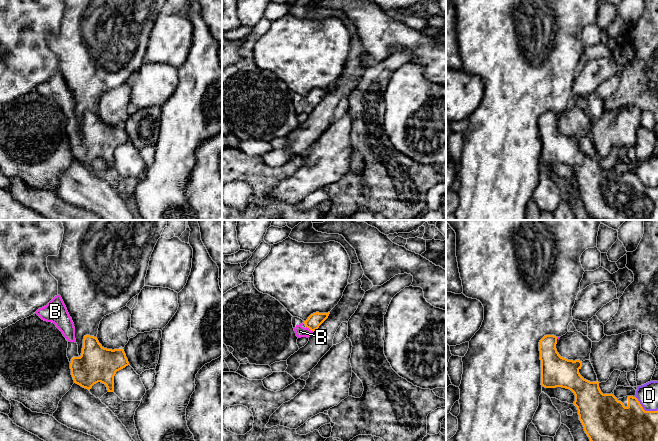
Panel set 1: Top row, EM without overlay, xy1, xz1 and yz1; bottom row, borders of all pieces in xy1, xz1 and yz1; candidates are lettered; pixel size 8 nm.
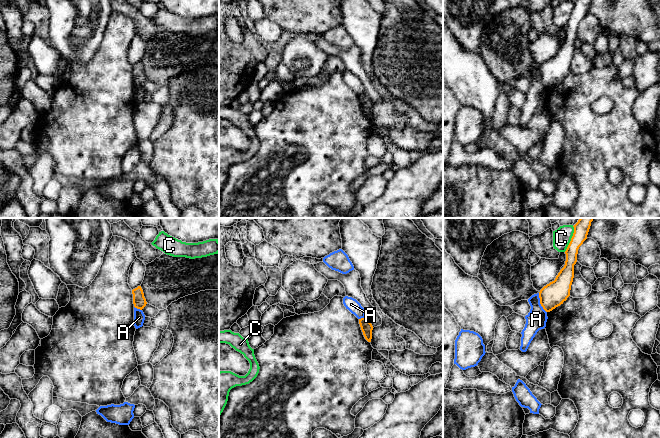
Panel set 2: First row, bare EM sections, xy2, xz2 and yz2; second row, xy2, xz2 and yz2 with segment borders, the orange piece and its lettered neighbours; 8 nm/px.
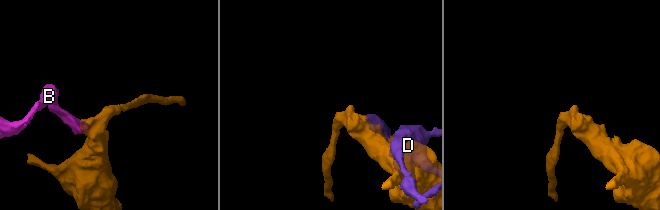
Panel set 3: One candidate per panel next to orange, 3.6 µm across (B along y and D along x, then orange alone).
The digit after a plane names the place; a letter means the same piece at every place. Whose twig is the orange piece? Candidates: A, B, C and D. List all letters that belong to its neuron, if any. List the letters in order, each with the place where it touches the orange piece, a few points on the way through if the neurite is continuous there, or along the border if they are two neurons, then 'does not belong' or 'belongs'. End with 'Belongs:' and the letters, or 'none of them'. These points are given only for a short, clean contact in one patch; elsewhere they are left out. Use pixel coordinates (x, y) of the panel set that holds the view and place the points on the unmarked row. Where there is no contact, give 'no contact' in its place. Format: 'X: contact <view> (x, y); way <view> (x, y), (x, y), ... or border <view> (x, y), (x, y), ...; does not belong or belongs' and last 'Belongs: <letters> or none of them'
A: contact yz2 (540, 79); border yz2 (538, 69), (540, 81), (546, 88); does not belong
B: contact xz1 (310, 105); way xz1 (313, 98), (310, 105), (300, 107); belongs
C: contact yz2 (571, 15); border yz2 (573, 2), (573, 11), (564, 27); does not belong
D: contact yz1 (643, 185); does not belong
Belongs: B

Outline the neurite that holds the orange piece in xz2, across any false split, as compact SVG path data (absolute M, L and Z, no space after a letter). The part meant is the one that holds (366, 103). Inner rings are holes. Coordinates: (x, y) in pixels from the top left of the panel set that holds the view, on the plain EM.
M366 93L359 95L359 100L360 100L360 103L361 103L361 106L363 108L365 115L368 118L371 118L372 106L373 106L372 100Z

